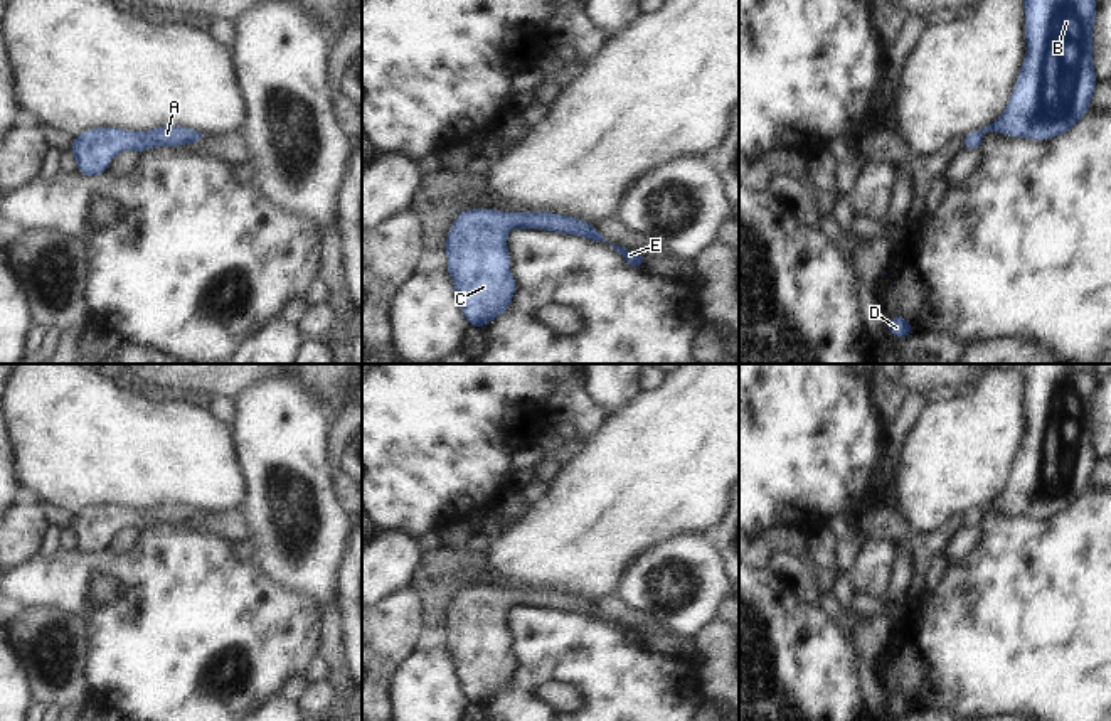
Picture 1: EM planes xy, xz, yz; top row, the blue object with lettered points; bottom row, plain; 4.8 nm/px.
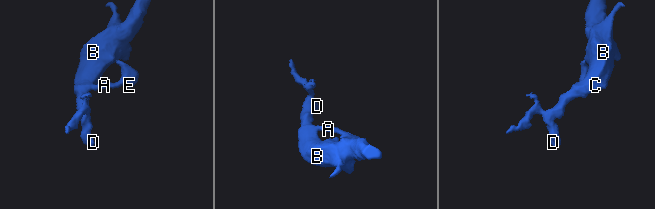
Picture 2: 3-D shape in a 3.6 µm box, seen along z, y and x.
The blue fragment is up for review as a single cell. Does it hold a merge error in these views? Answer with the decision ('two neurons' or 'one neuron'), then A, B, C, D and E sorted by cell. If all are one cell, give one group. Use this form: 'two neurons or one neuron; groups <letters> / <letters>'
one neuron; groups A B C D E

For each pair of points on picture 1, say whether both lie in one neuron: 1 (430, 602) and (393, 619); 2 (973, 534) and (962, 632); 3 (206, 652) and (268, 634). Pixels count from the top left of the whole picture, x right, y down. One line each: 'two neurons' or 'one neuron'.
1: two neurons
2: two neurons
3: one neuron

